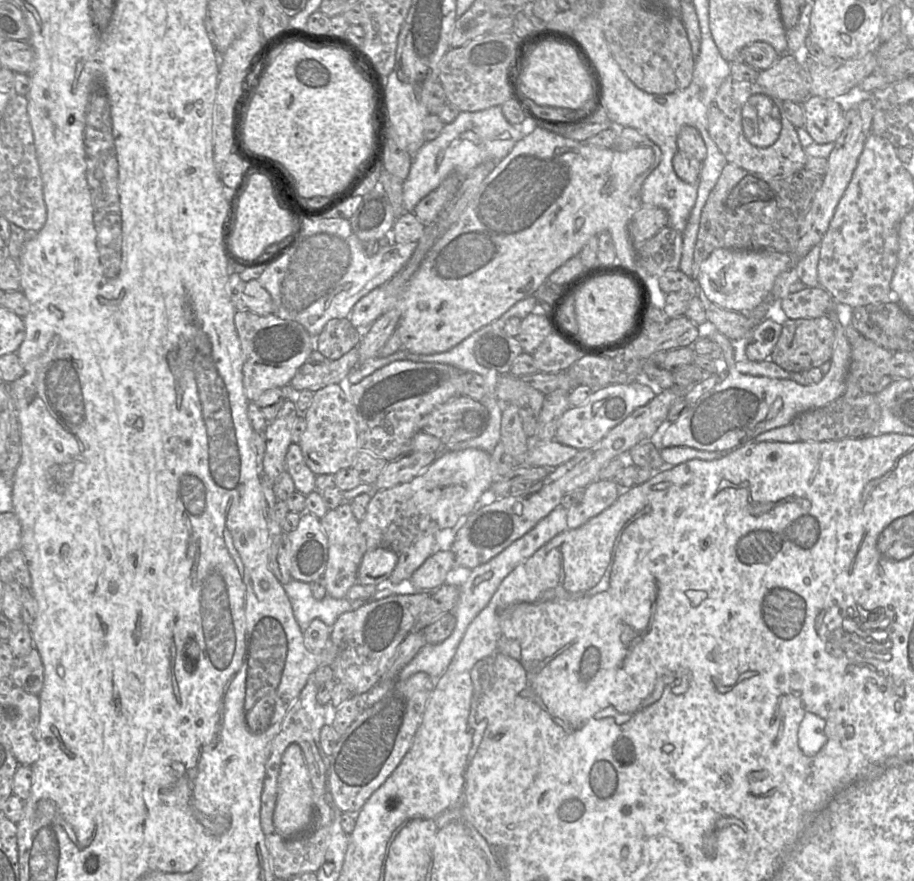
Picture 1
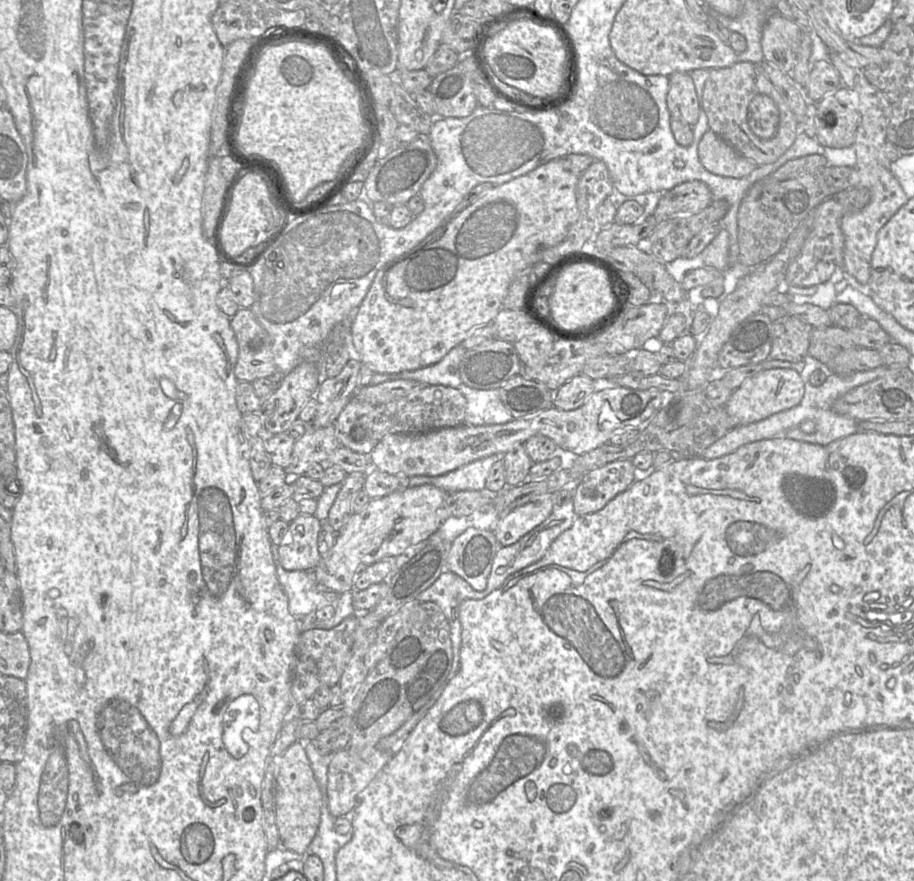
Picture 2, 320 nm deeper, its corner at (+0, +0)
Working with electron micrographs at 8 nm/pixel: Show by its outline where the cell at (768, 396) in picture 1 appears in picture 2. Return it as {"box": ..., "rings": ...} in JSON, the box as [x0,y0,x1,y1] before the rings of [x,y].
{"box":[725,368,804,426],"rings":[[[771,368],[746,379],[733,391],[725,409],[733,420],[733,425],[742,426],[763,420],[775,413],[798,405],[804,396],[804,381],[801,375],[790,368]]]}

